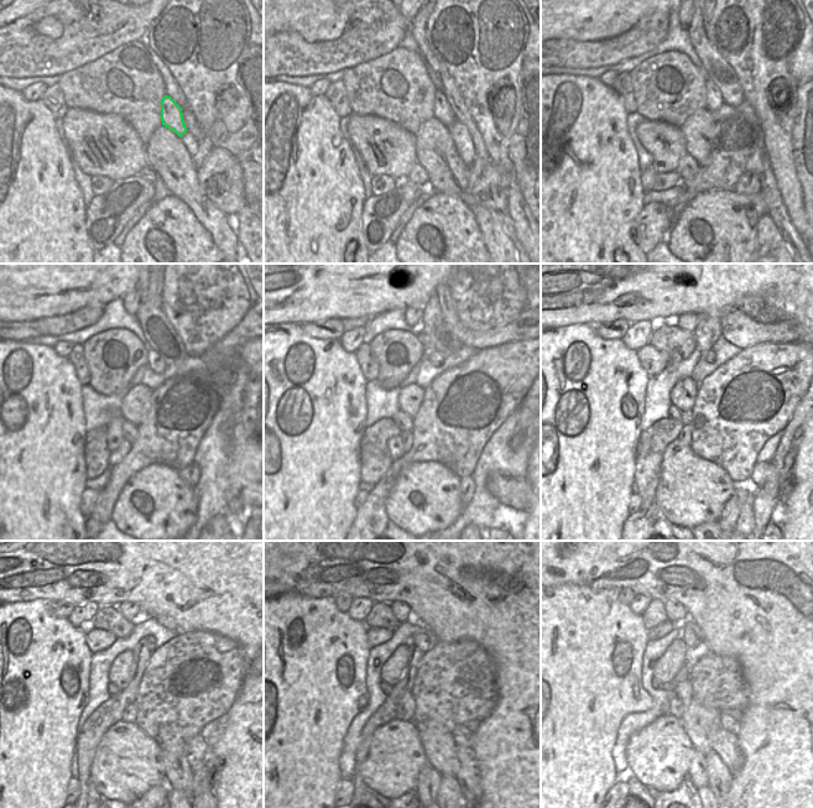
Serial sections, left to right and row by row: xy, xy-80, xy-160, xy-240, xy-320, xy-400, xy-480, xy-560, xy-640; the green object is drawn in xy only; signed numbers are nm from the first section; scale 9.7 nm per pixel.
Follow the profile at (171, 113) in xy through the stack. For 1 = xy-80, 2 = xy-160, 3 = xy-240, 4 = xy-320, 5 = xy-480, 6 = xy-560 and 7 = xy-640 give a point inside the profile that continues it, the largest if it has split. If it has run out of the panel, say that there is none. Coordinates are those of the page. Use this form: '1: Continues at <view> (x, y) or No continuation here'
1: Continues at xy-80 (443, 111)
2: Continues at xy-160 (714, 102)
3: Continues at xy-240 (155, 361)
4: Continues at xy-320 (434, 358)
5: Continues at xy-480 (151, 641)
6: Continues at xy-560 (421, 641)
7: Continues at xy-640 (692, 635).

